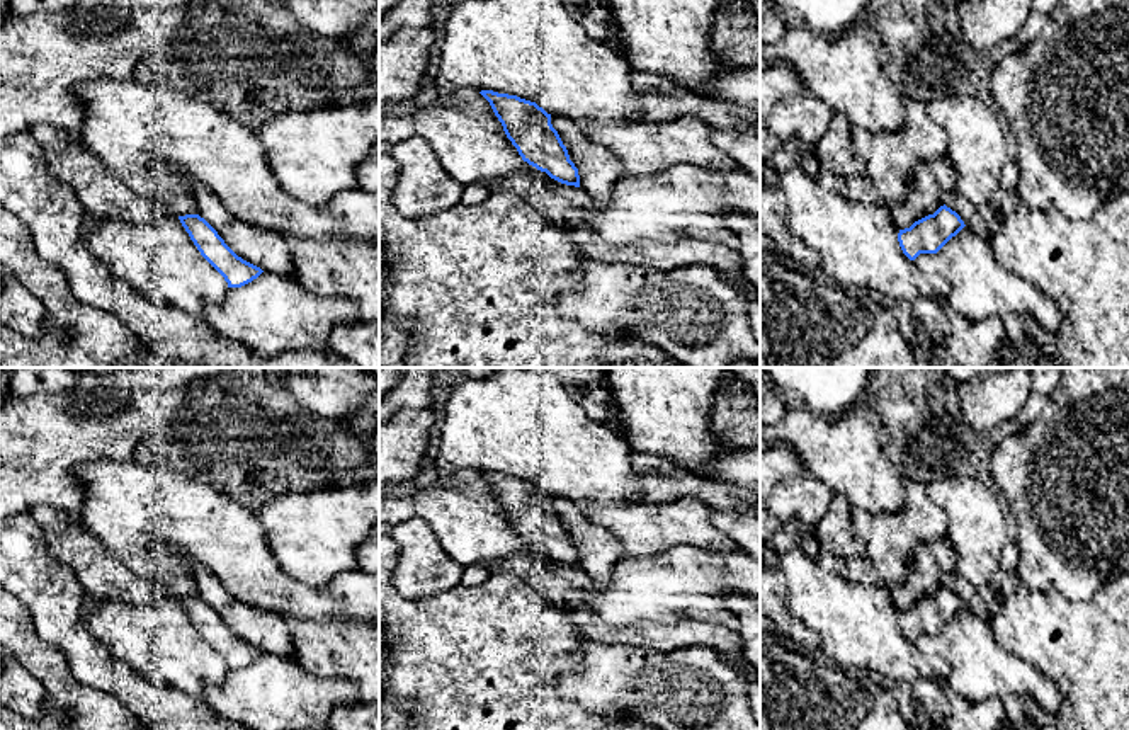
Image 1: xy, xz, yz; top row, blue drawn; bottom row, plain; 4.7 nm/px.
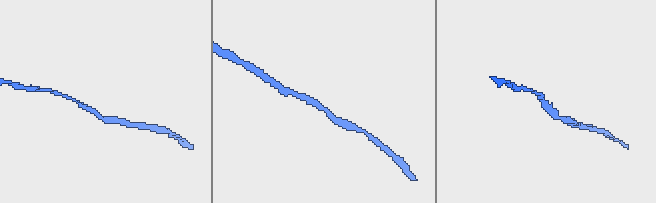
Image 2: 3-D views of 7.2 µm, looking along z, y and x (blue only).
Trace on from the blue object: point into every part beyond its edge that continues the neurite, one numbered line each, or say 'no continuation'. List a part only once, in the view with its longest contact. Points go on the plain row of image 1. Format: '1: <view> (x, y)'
no continuation

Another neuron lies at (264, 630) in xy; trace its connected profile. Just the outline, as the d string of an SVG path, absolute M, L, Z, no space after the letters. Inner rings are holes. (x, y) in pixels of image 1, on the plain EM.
M194 565L196 592L243 642L265 653L294 659L292 633L281 616L247 606L233 597L206 568Z

